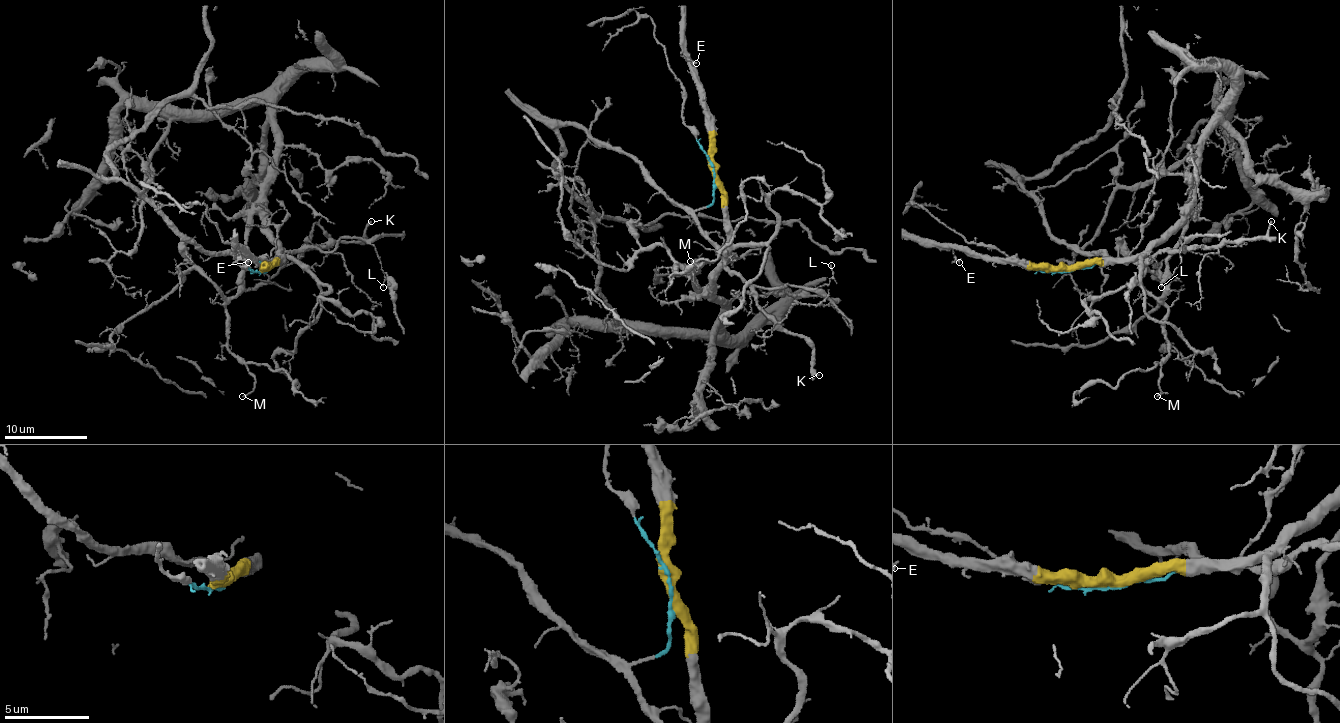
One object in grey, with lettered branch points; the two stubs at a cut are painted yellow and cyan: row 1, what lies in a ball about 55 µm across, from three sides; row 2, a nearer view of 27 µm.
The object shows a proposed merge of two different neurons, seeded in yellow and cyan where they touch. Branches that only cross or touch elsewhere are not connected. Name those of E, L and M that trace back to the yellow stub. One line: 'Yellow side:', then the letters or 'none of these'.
Yellow side: E, M

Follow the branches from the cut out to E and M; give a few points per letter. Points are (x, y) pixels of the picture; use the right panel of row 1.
E: (1067, 271), (1026, 268), (1009, 262), (993, 262), (959, 250), (953, 252), (959, 262)
M: (1067, 271), (1090, 262), (1140, 258), (1185, 213), (1162, 300), (1169, 358), (1160, 368), (1156, 397)

